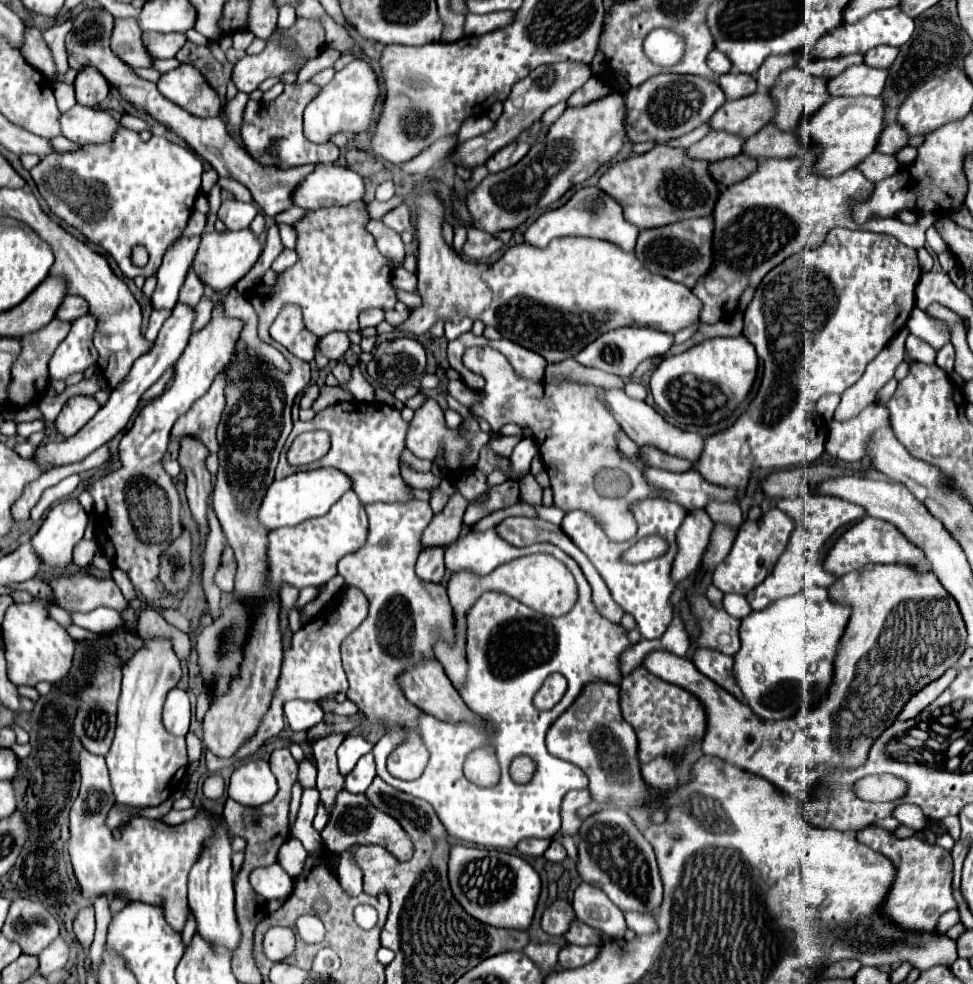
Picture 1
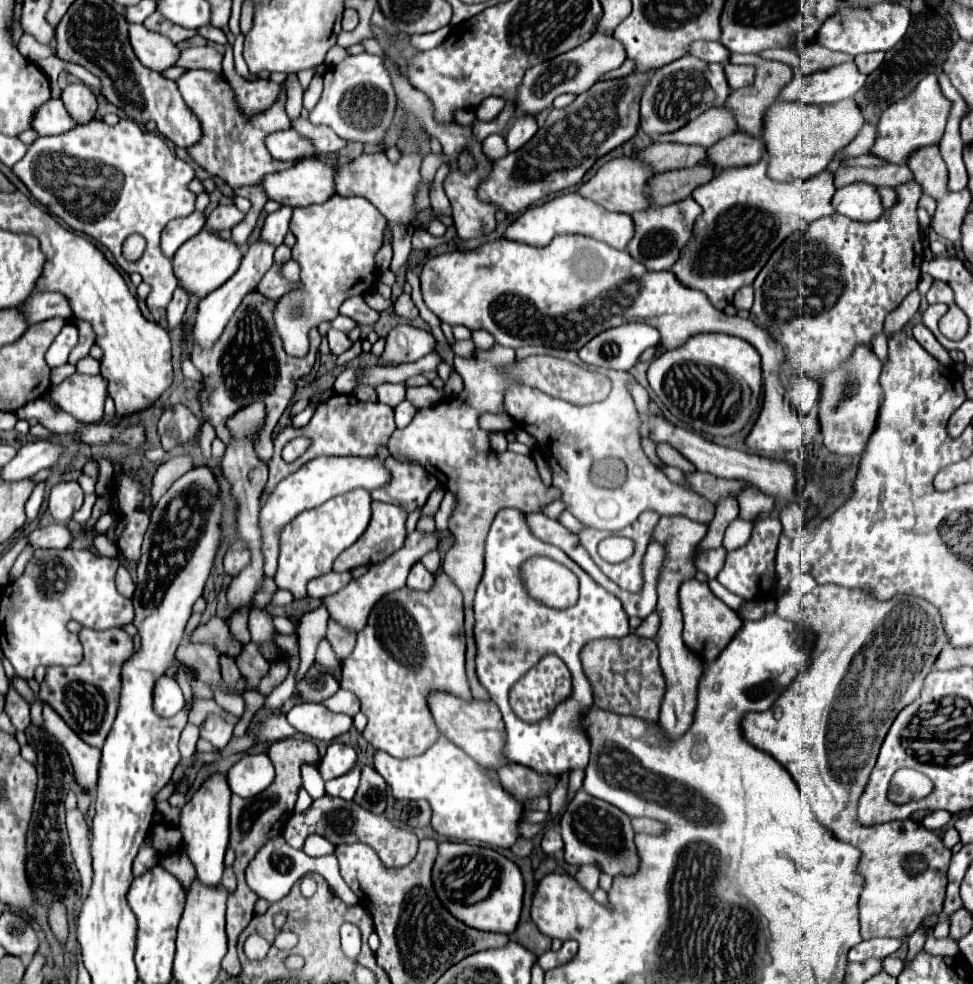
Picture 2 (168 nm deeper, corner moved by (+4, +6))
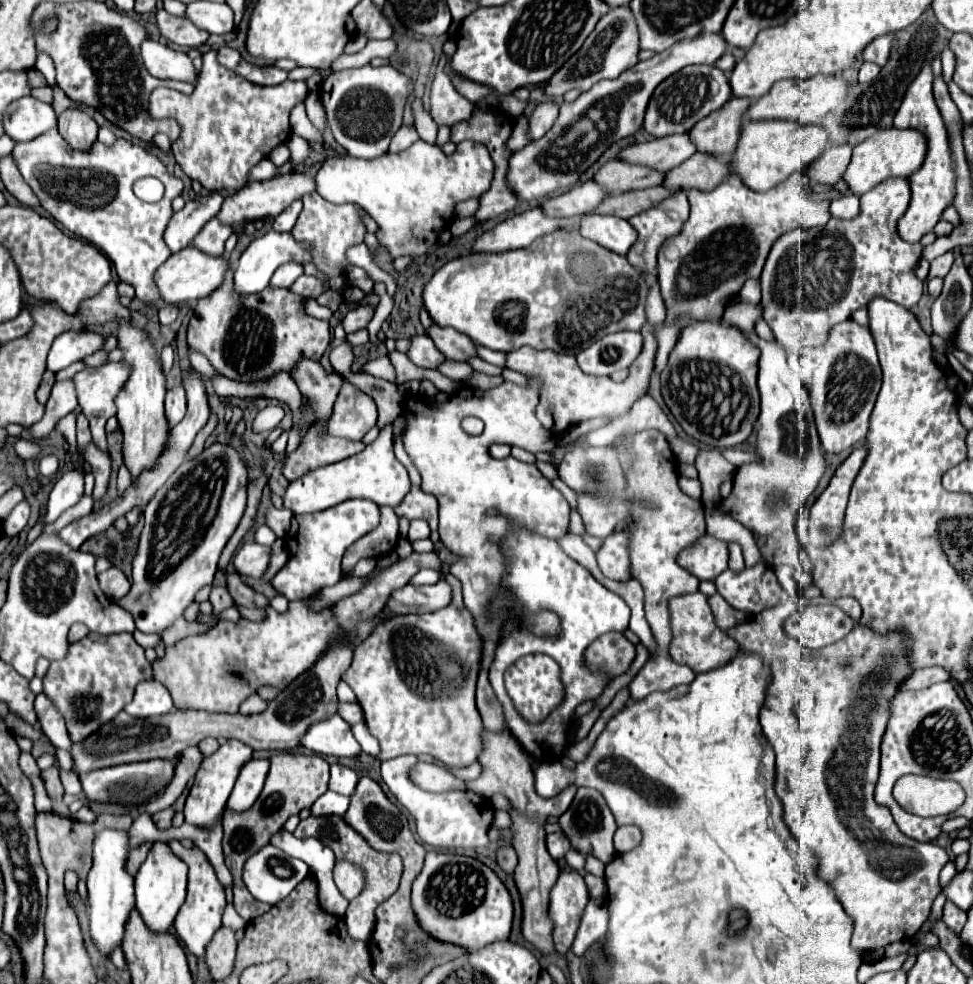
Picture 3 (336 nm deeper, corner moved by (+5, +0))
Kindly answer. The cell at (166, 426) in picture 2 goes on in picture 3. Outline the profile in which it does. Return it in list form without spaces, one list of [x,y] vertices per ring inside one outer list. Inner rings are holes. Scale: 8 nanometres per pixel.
[[[174,387],[166,395],[166,421],[168,421],[168,427],[172,429],[174,425],[178,425],[184,415],[186,415],[184,387]]]

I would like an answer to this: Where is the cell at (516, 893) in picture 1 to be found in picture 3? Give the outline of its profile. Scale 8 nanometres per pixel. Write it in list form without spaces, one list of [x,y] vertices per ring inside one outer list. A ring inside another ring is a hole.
[[[440,851],[426,855],[424,869],[412,885],[412,907],[426,933],[470,951],[508,939],[514,919],[510,891],[488,865],[474,857]]]

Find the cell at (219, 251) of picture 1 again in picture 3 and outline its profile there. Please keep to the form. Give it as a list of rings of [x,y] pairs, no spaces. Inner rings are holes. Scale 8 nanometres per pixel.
[[[188,245],[186,249],[170,255],[168,261],[156,269],[154,281],[156,281],[164,301],[178,305],[178,303],[198,301],[198,299],[212,295],[222,285],[228,269],[230,269],[230,263],[224,257],[212,257],[212,255],[198,251],[194,245]]]

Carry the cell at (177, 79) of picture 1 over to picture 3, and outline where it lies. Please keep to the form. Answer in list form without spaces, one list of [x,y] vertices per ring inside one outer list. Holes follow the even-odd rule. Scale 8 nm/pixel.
[[[210,63],[210,65],[202,67],[192,95],[184,95],[184,93],[178,93],[174,89],[164,89],[164,87],[156,89],[150,97],[150,113],[156,119],[172,117],[182,125],[182,135],[172,145],[172,153],[174,153],[178,165],[182,167],[182,171],[190,179],[198,181],[208,191],[228,189],[234,193],[248,183],[248,175],[254,165],[258,165],[262,159],[266,159],[276,145],[288,141],[290,111],[296,103],[304,101],[306,95],[308,95],[306,81],[284,81],[274,87],[258,87],[258,85],[246,81],[244,77],[232,73],[226,67],[222,67],[218,63]]]

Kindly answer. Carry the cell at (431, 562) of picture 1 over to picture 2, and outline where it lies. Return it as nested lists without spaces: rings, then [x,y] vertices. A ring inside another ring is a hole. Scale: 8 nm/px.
[[[417,563],[407,577],[407,587],[413,591],[429,591],[433,583],[435,583],[435,577],[421,563]]]

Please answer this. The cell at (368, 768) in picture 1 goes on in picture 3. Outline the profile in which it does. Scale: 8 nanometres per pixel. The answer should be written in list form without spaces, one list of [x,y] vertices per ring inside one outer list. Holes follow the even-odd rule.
[[[326,791],[318,801],[312,805],[312,815],[344,815],[350,805],[350,797]]]

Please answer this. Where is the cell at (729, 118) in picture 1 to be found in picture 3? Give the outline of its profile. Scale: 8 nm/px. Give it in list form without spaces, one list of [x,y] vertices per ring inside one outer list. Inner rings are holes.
[[[682,133],[626,147],[624,151],[620,151],[618,159],[624,159],[628,163],[650,165],[660,171],[670,171],[684,163],[686,159],[690,159],[694,153],[696,153],[694,141],[690,141],[690,135]]]

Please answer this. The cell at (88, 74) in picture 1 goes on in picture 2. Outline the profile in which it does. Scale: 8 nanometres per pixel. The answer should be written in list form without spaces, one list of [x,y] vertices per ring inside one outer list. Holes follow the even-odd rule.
[[[71,83],[63,89],[61,101],[67,109],[67,113],[71,115],[71,119],[77,125],[85,125],[91,119],[95,119],[95,111],[97,111],[97,99],[95,93],[83,85],[83,83]]]

